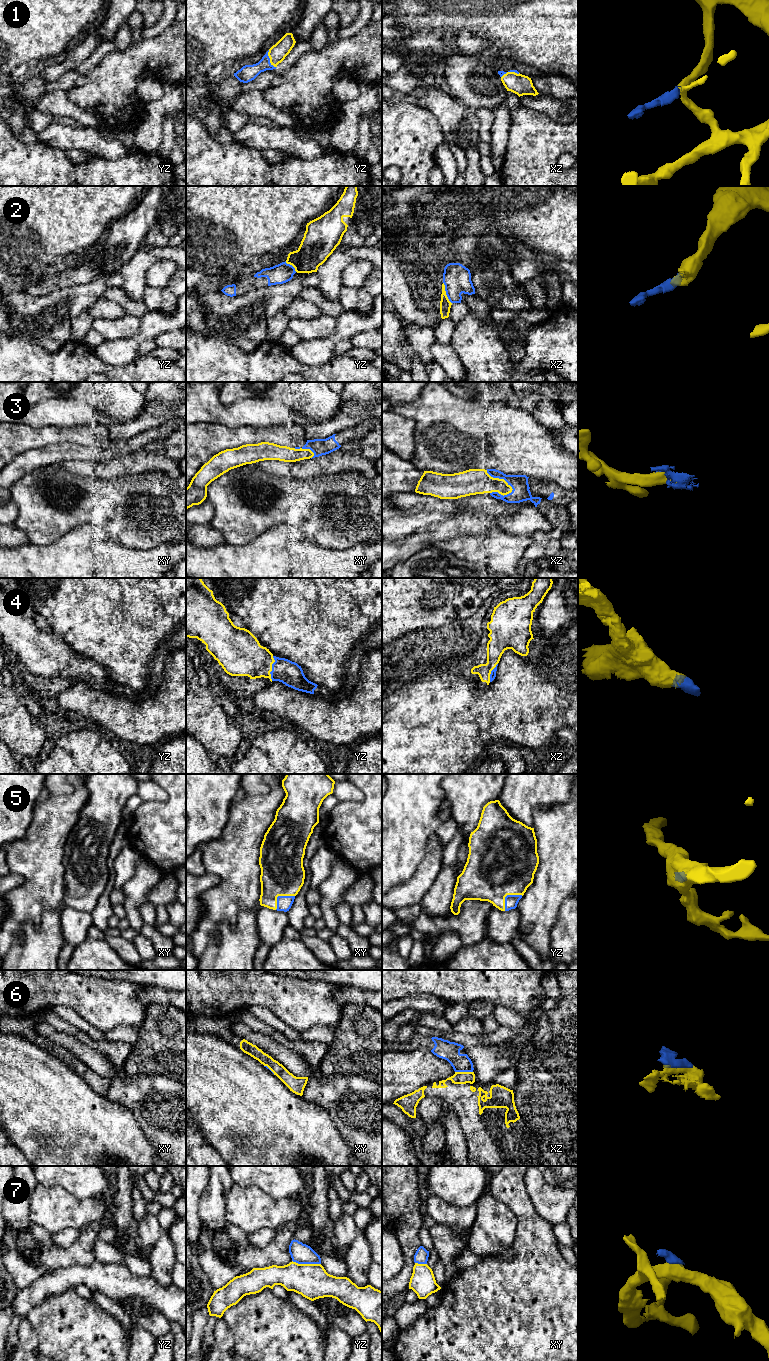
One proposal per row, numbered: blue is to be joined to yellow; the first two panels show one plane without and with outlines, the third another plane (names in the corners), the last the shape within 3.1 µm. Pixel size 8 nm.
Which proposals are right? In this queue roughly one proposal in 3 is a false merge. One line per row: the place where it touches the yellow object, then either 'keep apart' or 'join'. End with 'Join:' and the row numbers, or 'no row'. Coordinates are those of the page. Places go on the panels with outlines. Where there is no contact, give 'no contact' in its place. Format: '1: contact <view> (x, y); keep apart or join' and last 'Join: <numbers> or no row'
1: contact yz (270, 59); join
2: contact xz (445, 293); keep apart
3: contact xz (500, 479); join
4: contact yz (271, 668); join
5: contact yz (507, 894); join
6: contact xz (464, 1072); join
7: contact yz (306, 1264); keep apart
Join: 1, 3, 4, 5, 6

